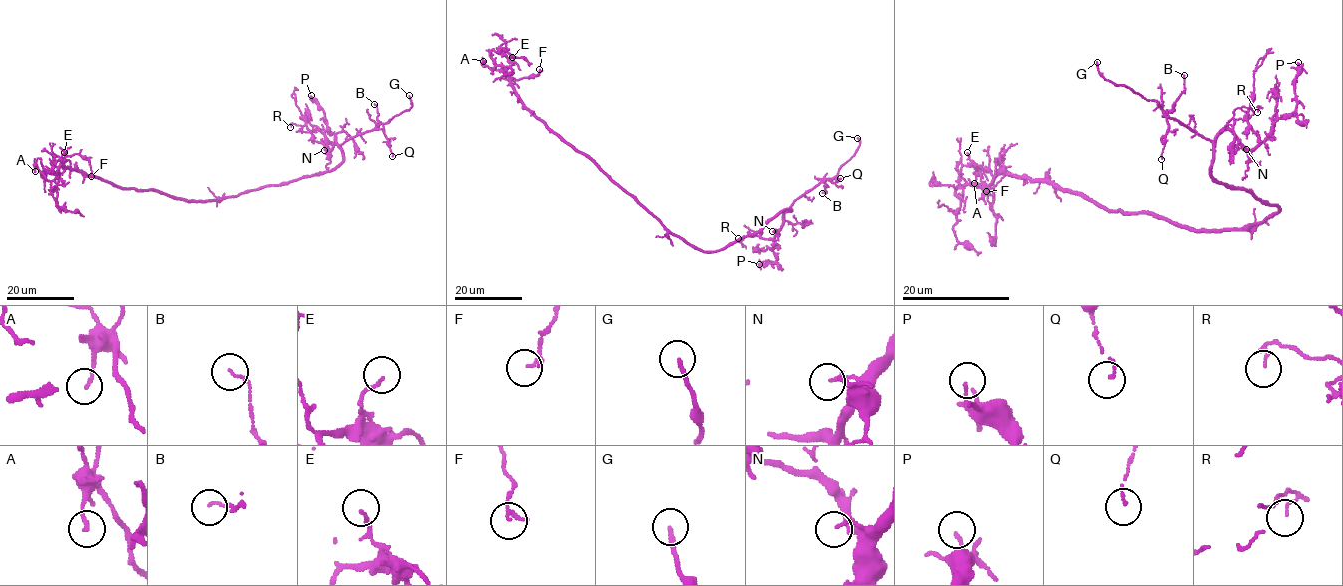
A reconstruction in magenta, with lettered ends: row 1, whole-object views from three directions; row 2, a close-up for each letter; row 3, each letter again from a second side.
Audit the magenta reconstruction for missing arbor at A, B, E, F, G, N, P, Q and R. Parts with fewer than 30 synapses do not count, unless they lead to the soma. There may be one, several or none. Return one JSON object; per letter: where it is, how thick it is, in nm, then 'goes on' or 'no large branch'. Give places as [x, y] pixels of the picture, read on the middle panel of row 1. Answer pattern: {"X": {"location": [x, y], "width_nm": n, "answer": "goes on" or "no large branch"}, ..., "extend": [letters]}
{"A": {"location": [483, 61], "width_nm": 140, "answer": "no large branch"}, "B": {"location": [822, 193], "width_nm": 100, "answer": "no large branch"}, "E": {"location": [512, 57], "width_nm": 130, "answer": "no large branch"}, "F": {"location": [539, 69], "width_nm": 100, "answer": "no large branch"}, "G": {"location": [857, 138], "width_nm": 170, "answer": "goes on"}, "N": {"location": [772, 231], "width_nm": 120, "answer": "no large branch"}, "P": {"location": [759, 264], "width_nm": 110, "answer": "no large branch"}, "Q": {"location": [840, 178], "width_nm": 120, "answer": "no large branch"}, "R": {"location": [738, 238], "width_nm": 60, "answer": "no large branch"}, "extend": ["G"]}

